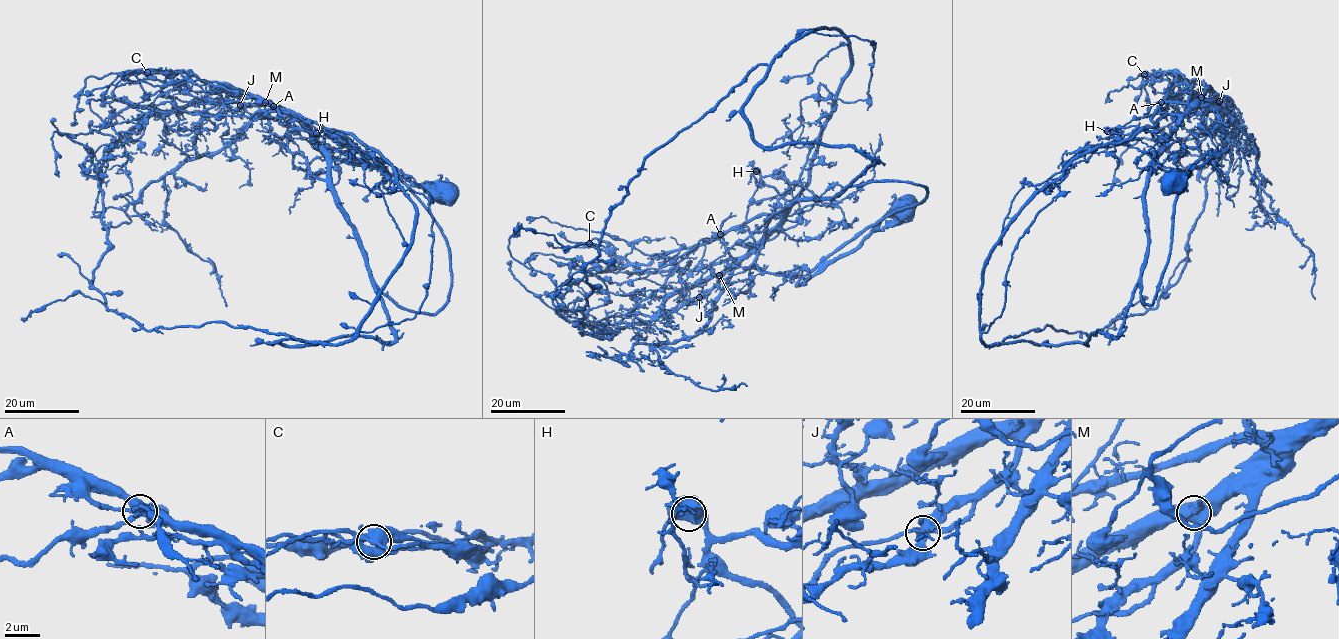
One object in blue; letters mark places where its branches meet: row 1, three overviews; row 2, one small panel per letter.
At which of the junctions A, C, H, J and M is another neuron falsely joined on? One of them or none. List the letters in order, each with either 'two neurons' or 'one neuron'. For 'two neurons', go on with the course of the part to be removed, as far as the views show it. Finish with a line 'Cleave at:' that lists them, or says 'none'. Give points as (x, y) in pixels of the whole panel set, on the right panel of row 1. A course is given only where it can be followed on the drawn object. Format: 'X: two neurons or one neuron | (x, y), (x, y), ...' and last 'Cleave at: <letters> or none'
A: one neuron
C: two neurons | (1144, 74), (1128, 78)
H: one neuron
J: one neuron
M: one neuron
Cleave at: C

